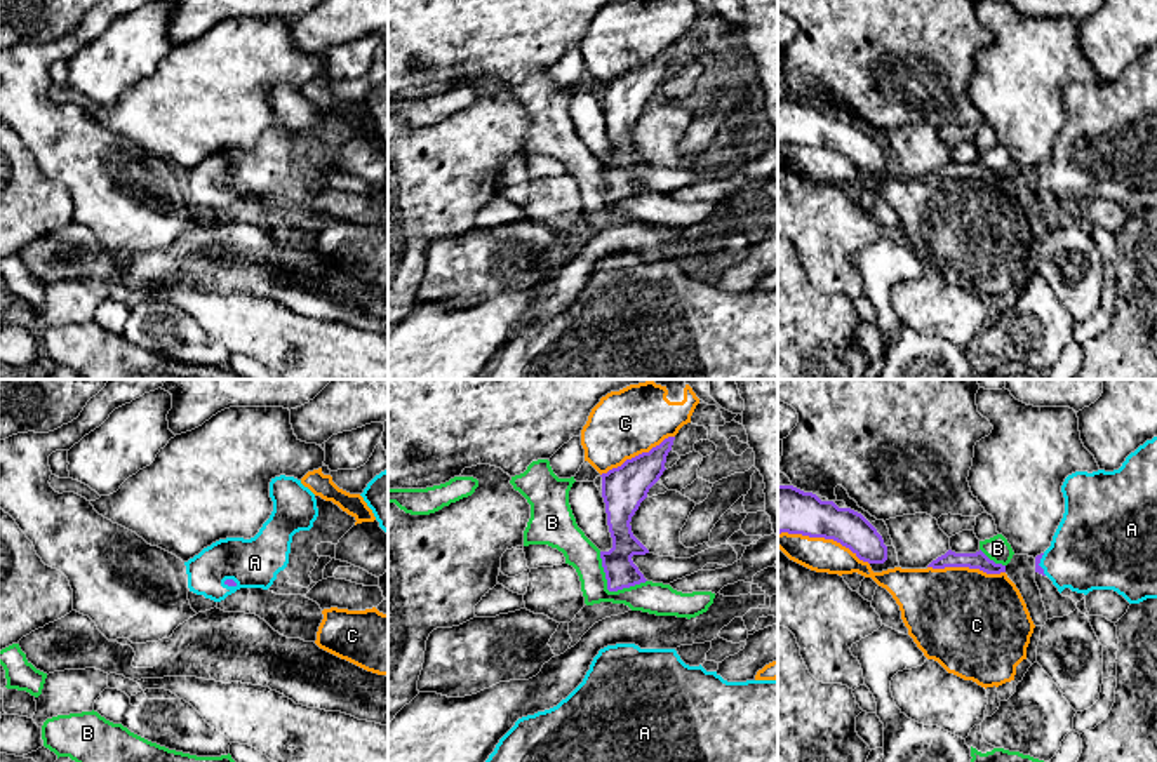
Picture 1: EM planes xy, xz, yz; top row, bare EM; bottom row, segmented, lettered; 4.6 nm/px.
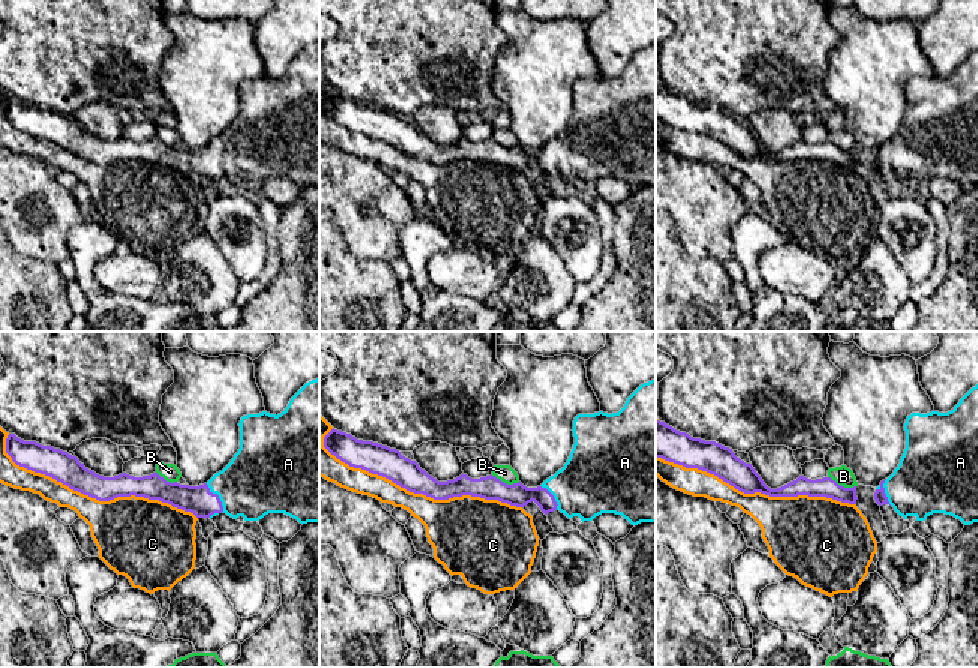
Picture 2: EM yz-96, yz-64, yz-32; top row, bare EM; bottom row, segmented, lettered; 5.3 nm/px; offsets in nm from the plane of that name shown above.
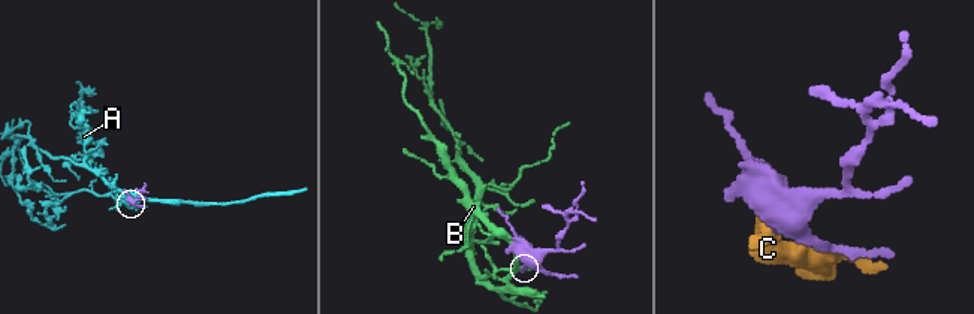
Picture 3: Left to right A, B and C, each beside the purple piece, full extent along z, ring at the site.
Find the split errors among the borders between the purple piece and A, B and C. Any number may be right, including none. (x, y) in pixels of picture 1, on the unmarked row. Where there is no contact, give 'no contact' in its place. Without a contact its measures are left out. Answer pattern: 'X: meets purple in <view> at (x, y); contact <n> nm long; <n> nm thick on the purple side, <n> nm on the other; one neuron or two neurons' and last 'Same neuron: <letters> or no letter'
A: meets purple in xy at (230, 195); contact 70 nm long; 30 nm thick on the purple side, 220 nm on the other; one neuron
B: meets purple in xz at (609, 200); contact 260 nm long; 140 nm thick on the purple side, 150 nm on the other; two neurons
C: meets purple in yz at (823, 147); contact 440 nm long; 220 nm thick on the purple side, 160 nm on the other; two neurons
Same neuron: A

